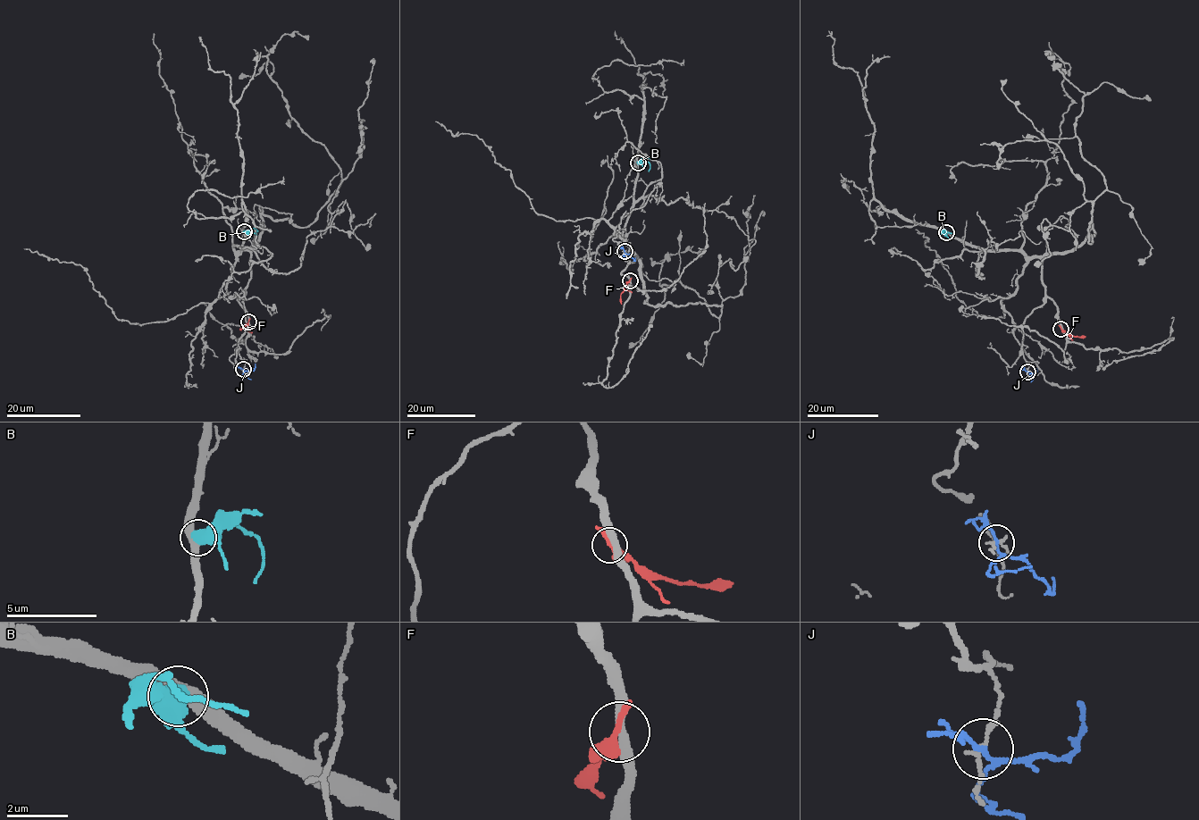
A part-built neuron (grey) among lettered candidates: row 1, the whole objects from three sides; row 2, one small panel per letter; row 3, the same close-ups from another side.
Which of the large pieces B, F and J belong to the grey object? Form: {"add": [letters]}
{"add": []}

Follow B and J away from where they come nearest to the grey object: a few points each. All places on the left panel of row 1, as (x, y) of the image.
B: (244, 231), (253, 229), (256, 232)
J: (243, 369), (253, 371), (255, 363)

